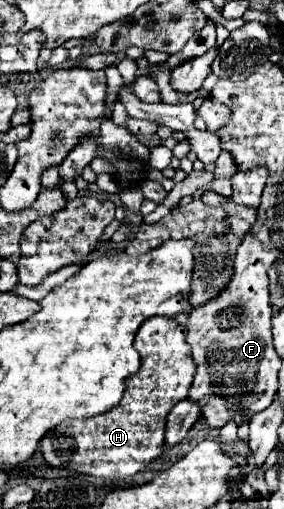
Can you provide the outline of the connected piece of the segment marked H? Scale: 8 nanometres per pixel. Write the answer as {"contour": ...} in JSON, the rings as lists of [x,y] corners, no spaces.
{"contour":[[[165,316],[145,320],[133,346],[141,354],[141,368],[129,376],[129,382],[125,382],[121,402],[109,410],[109,414],[97,416],[95,420],[101,422],[95,422],[95,428],[85,428],[89,432],[87,436],[81,434],[81,444],[85,446],[75,448],[71,460],[65,464],[67,470],[117,480],[137,474],[163,454],[167,414],[177,402],[187,398],[189,384],[193,382],[195,364],[191,358],[191,346],[185,342],[185,326],[175,318]]]}

